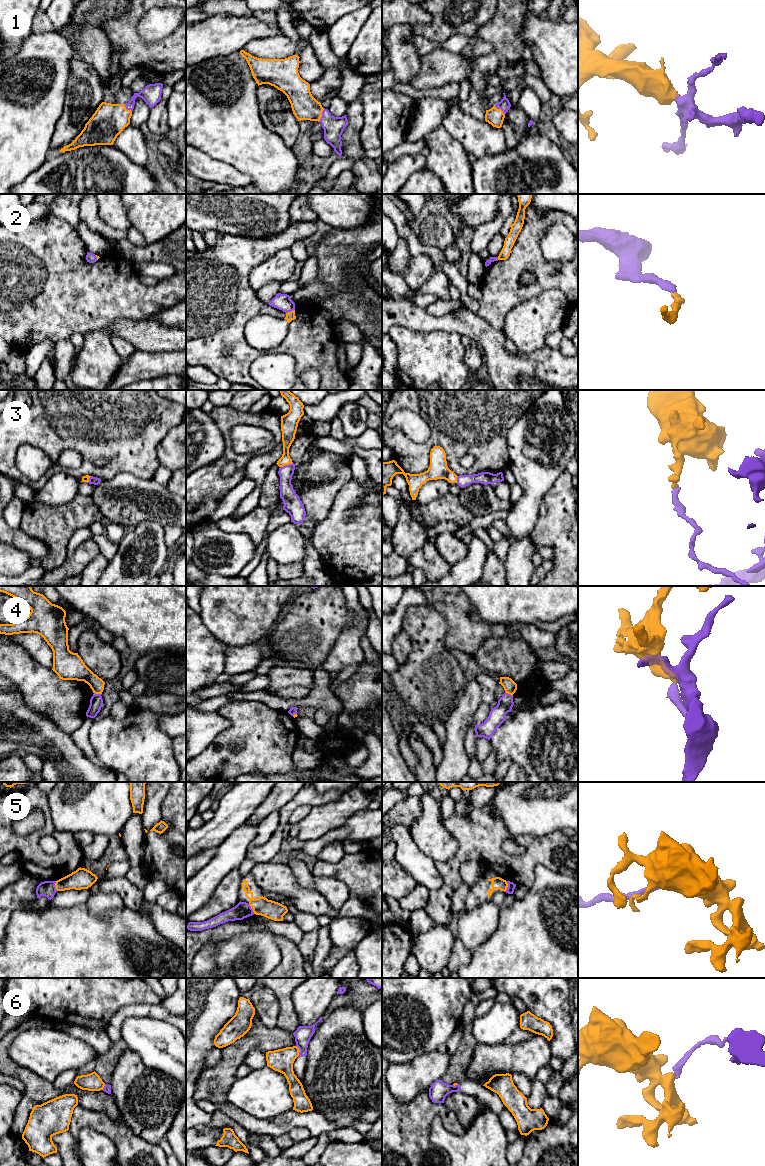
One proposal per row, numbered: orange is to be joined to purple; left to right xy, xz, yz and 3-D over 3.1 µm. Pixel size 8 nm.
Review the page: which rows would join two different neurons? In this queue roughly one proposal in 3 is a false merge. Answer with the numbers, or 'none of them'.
3, 4, 5, 6

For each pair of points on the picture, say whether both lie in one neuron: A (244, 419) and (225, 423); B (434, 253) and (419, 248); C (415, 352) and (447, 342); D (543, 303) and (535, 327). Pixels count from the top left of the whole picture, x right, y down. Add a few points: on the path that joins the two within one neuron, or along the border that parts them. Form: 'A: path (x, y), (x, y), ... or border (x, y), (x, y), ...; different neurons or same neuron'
A: path (239, 419), (230, 419); same neuron
B: path (430, 251), (423, 249); same neuron
C: path (423, 352), (437, 352), (439, 350); same neuron
D: path (543, 309), (543, 312), (535, 321); same neuron

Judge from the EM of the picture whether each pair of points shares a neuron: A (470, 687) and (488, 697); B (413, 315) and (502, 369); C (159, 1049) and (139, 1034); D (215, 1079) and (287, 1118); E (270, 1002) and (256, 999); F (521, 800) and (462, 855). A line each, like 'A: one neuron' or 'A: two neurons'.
A: two neurons
B: one neuron
C: one neuron
D: two neurons
E: one neuron
F: two neurons

